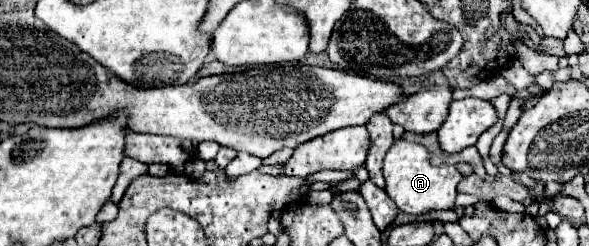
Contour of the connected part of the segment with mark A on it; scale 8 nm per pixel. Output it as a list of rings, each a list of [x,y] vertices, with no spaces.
[[[397,140],[383,160],[383,176],[385,176],[385,192],[397,204],[401,212],[407,214],[423,214],[427,210],[451,210],[455,204],[457,184],[463,178],[461,172],[453,164],[439,164],[433,166],[429,160],[431,152],[407,140]]]

